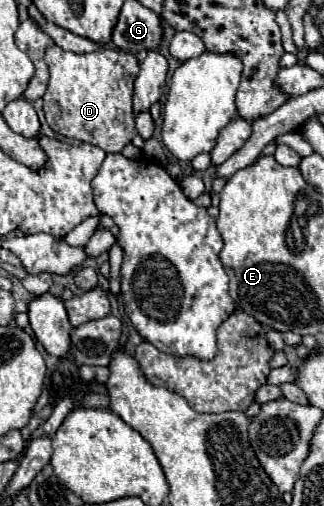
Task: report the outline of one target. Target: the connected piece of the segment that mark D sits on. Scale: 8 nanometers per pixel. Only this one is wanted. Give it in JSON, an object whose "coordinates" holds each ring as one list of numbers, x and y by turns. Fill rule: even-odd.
{"coordinates":[[53,45,45,51,45,63,49,67,49,85,43,95,43,111,47,125,67,139,77,139,101,147,105,153,121,153,121,149,131,143,135,133,135,117,133,117,133,83,139,75,139,61,133,53,121,49,107,49,101,47,93,53,77,55,71,51,63,51,61,47]]}

